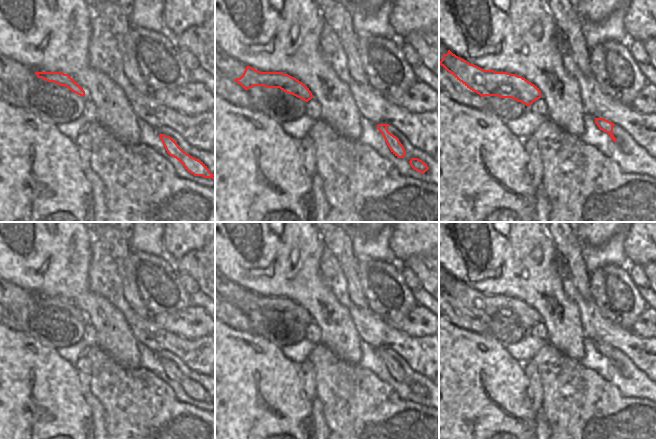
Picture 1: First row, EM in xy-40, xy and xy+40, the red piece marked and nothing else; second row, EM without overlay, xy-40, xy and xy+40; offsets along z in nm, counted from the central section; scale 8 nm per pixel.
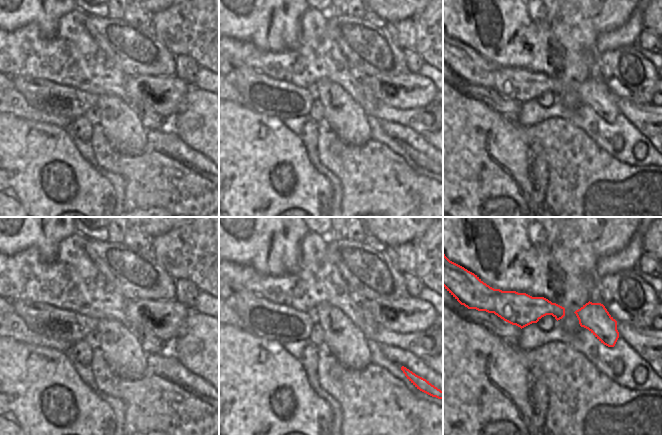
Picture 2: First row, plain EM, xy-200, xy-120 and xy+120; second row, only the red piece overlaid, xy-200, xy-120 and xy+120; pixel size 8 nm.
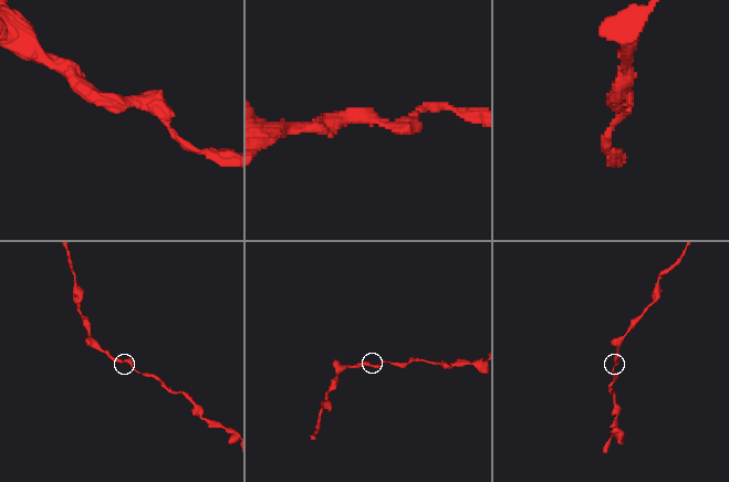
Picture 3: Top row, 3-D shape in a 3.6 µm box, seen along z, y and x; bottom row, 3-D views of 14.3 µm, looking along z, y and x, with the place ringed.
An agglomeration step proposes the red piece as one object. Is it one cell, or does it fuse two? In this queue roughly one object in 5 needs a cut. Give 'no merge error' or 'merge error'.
no merge error

